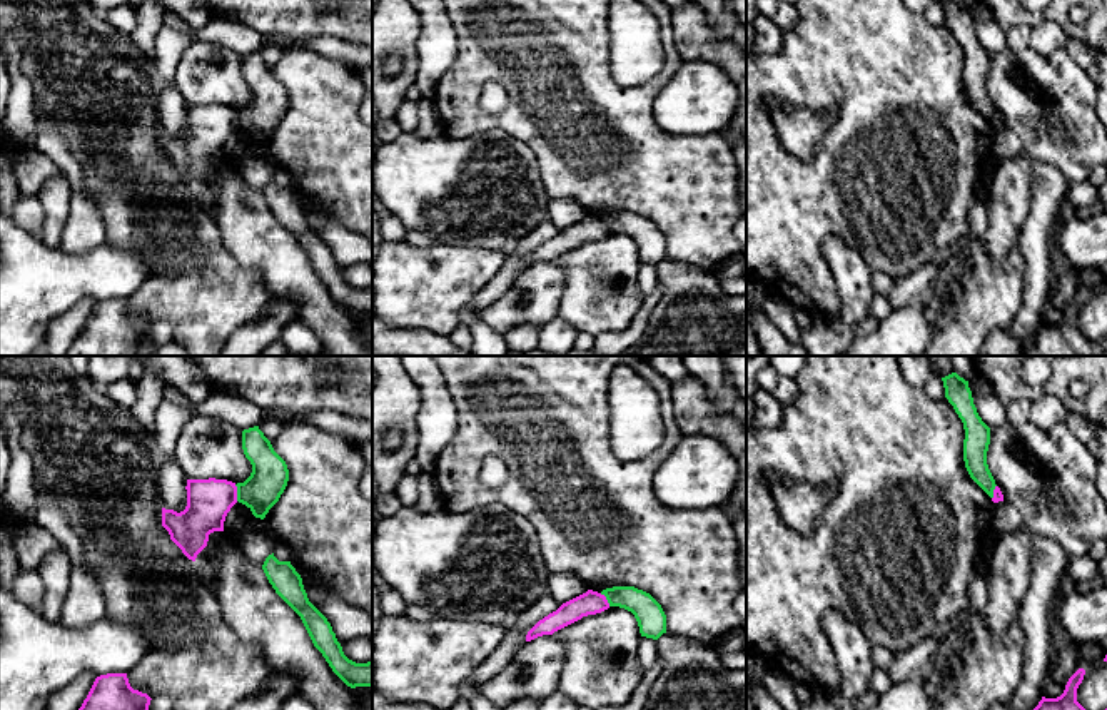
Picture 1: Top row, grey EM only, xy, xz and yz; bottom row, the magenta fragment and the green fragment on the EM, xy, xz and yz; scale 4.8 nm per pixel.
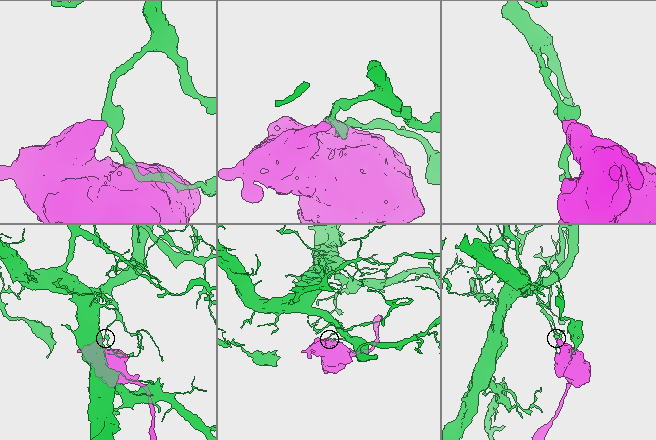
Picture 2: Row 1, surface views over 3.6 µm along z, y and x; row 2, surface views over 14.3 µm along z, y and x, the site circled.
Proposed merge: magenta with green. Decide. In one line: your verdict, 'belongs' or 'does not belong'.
does not belong

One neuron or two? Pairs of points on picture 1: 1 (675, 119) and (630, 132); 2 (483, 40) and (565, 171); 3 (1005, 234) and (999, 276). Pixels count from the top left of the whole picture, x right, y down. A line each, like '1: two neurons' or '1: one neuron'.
1: two neurons
2: one neuron
3: two neurons

